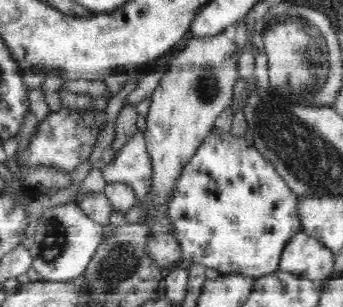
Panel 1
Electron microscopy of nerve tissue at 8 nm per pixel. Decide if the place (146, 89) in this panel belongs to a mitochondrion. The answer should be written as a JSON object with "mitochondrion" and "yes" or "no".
{"mitochondrion":"no"}

